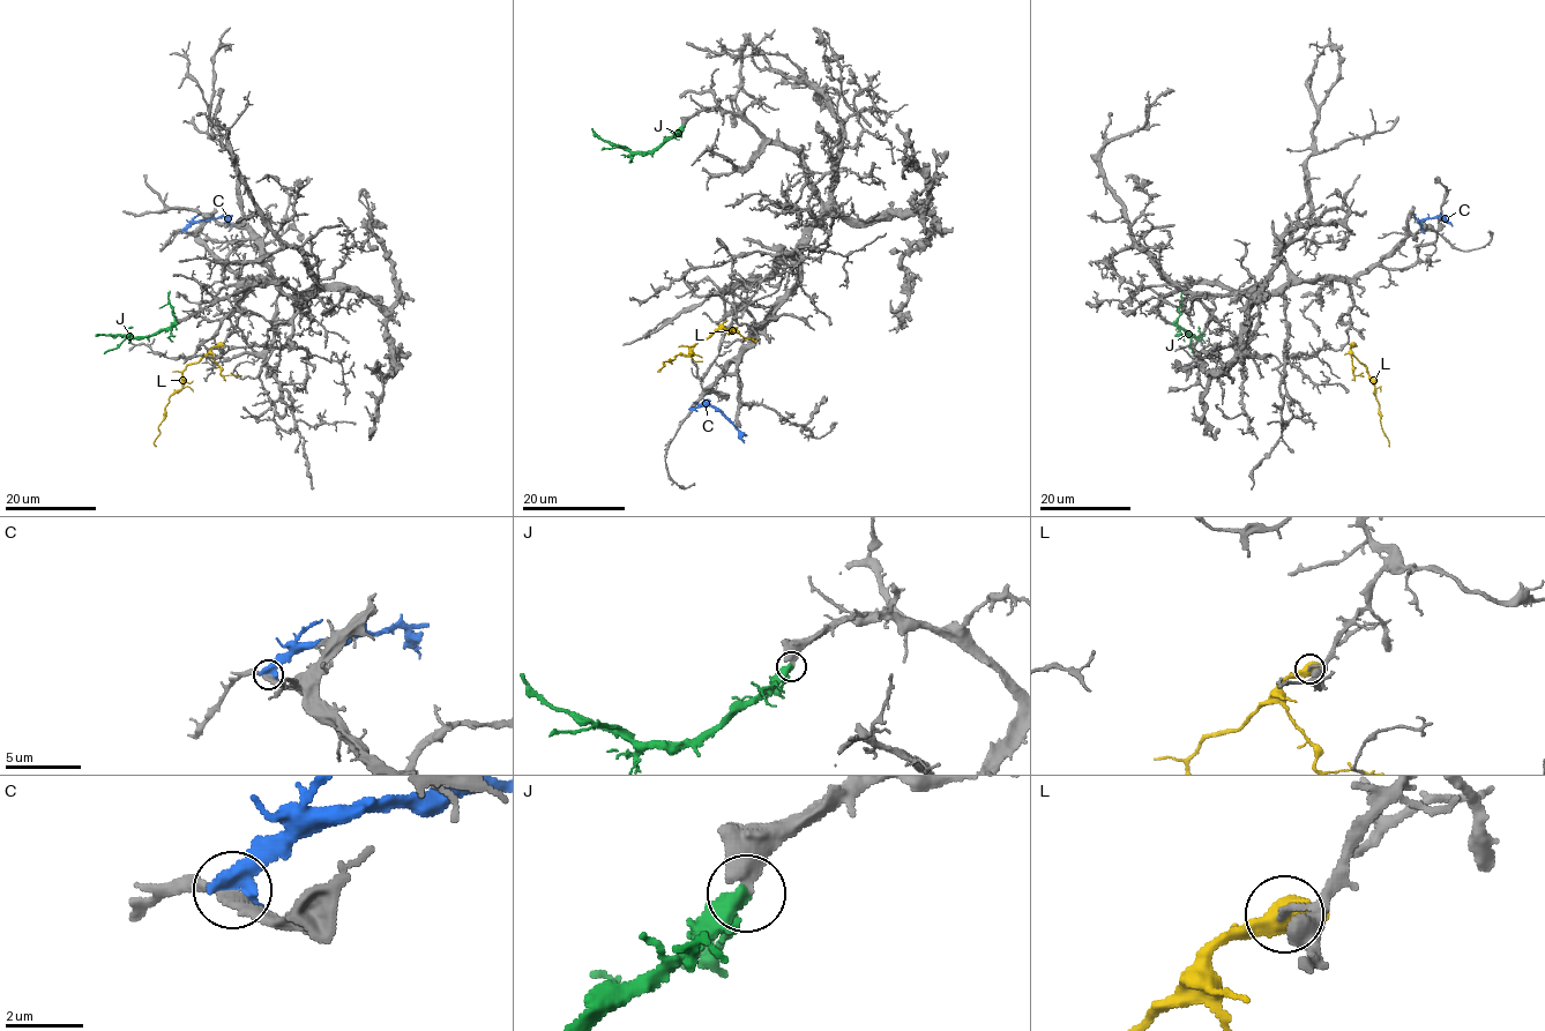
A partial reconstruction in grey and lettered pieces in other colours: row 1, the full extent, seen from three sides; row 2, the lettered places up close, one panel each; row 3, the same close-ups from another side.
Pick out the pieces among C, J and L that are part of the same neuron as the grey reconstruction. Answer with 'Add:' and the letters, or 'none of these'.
Add: J

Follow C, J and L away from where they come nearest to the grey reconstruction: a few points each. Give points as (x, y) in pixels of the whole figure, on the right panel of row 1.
C: (1423, 231), (1420, 221), (1441, 216), (1453, 226)
J: (1173, 323), (1195, 337), (1174, 336)
L: (1350, 344), (1350, 352), (1366, 367), (1374, 387), (1389, 447)

